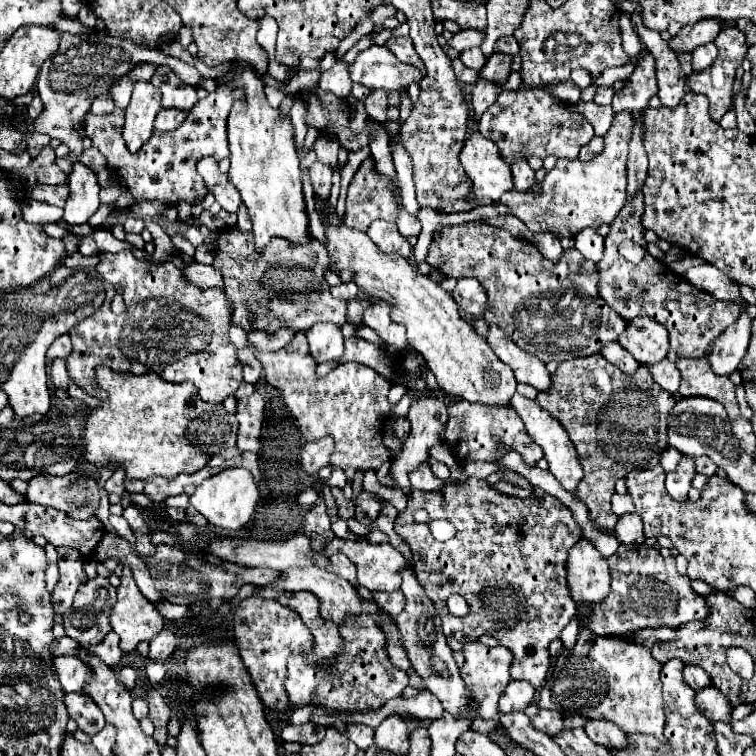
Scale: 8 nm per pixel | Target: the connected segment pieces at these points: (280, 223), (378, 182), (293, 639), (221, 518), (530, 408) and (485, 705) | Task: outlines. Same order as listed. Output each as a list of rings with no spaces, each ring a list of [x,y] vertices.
[[[235,67],[233,73],[233,83],[245,89],[245,97],[233,103],[227,119],[227,141],[231,151],[229,181],[239,189],[243,203],[249,209],[257,253],[263,255],[271,237],[283,237],[293,247],[307,245],[311,241],[309,215],[301,189],[299,155],[293,143],[291,121],[281,119],[279,111],[267,103],[259,75],[241,67]]]
[[[365,159],[347,193],[345,225],[367,231],[375,219],[397,221],[399,203],[391,191],[393,181],[375,171],[373,159]]]
[[[247,597],[243,599],[243,605],[235,609],[233,633],[241,659],[257,687],[261,701],[271,709],[285,709],[289,705],[287,693],[283,689],[283,679],[287,675],[287,659],[289,655],[307,653],[313,647],[313,637],[301,617],[279,601]]]
[[[243,467],[225,469],[205,479],[191,495],[191,507],[195,507],[197,513],[201,513],[211,525],[229,529],[229,531],[237,531],[249,523],[257,501],[259,501],[259,489],[253,481],[253,475]]]
[[[519,393],[513,395],[511,405],[513,405],[513,409],[519,413],[519,417],[523,419],[523,423],[525,423],[525,427],[527,427],[531,439],[543,449],[545,459],[549,461],[549,471],[551,471],[551,473],[555,475],[555,479],[563,485],[563,489],[575,493],[579,481],[583,479],[583,467],[581,467],[581,463],[579,463],[577,451],[575,451],[571,439],[569,439],[569,435],[565,433],[565,429],[561,427],[561,423],[559,423],[551,413],[547,413],[545,409],[541,409],[541,407],[537,405],[537,401],[525,399],[525,397],[521,397]]]
[[[475,643],[465,647],[465,665],[461,669],[461,677],[465,685],[471,687],[471,693],[479,703],[479,713],[485,719],[499,713],[497,701],[511,681],[511,661],[513,655],[503,645],[487,647]]]

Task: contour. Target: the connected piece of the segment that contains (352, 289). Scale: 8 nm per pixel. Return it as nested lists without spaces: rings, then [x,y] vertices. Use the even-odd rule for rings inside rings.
[[[353,281],[351,283],[341,283],[337,287],[331,287],[331,295],[337,297],[337,299],[343,299],[343,301],[351,301],[359,295],[359,289],[357,289],[357,285],[353,285]]]

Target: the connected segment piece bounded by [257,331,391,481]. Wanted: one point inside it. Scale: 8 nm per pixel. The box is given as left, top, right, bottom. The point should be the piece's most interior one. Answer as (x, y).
(351, 403)

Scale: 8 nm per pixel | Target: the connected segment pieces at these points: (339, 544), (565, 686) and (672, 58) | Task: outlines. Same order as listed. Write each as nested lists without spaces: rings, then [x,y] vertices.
[[[333,539],[325,555],[343,553],[357,565],[357,581],[369,591],[395,591],[401,587],[399,569],[405,565],[405,557],[393,549],[389,543],[369,543],[369,541],[343,541]]]
[[[581,629],[577,643],[571,649],[561,649],[561,653],[553,659],[551,675],[541,687],[539,693],[539,707],[541,709],[557,709],[561,713],[577,713],[587,719],[611,719],[617,723],[627,735],[631,733],[649,733],[655,735],[659,741],[665,741],[663,727],[665,727],[665,711],[663,711],[663,697],[661,697],[661,663],[653,659],[651,651],[635,641],[625,637],[597,637],[589,629]]]
[[[637,23],[637,33],[645,47],[657,59],[657,79],[659,79],[659,99],[665,107],[677,107],[685,95],[685,75],[679,67],[677,55],[669,49],[667,41],[657,31],[647,29],[643,23]]]

